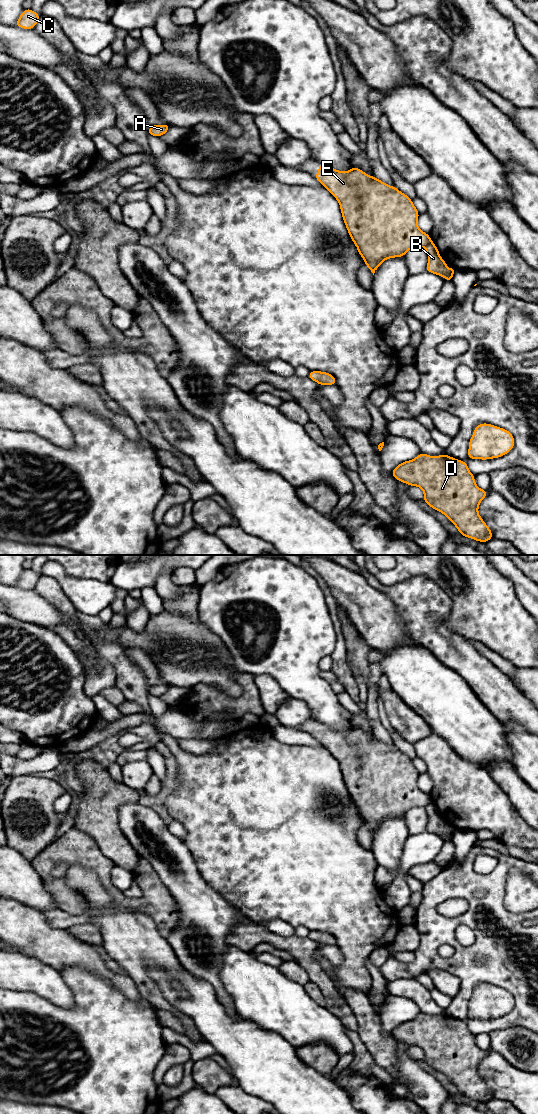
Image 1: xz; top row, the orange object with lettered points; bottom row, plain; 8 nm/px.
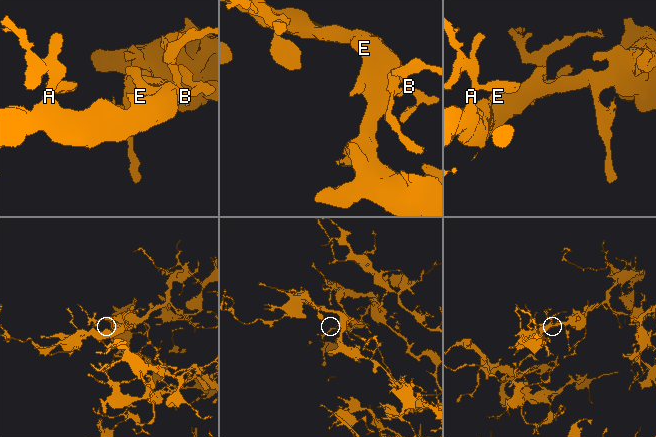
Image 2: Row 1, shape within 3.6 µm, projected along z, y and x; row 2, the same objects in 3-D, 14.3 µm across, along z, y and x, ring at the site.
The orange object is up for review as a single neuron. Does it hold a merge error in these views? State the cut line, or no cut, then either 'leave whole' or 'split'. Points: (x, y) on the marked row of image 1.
cut in xz along (431, 241), (424, 246); split

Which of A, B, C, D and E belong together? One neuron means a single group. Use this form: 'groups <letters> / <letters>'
groups A C D E / B

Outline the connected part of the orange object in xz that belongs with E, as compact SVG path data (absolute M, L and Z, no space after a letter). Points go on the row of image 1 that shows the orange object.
M319 164L315 178L339 202L349 235L373 275L386 259L403 257L410 249L425 247L431 242L429 234L417 225L419 212L412 200L395 186L388 186L355 167L342 172Z

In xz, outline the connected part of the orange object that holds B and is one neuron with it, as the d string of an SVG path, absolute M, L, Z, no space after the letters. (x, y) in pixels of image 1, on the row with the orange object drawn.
M431 241L427 246L425 246L425 250L428 255L426 271L444 277L447 281L452 281L452 276L456 269L453 267L449 270L446 269L447 263L442 260L436 245Z

